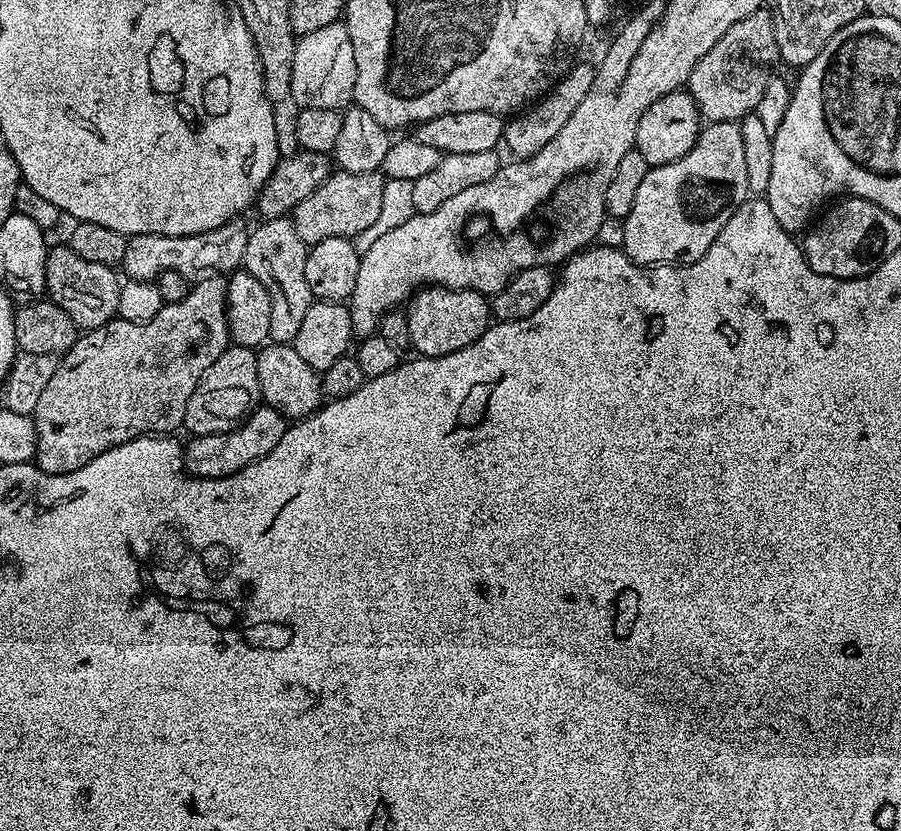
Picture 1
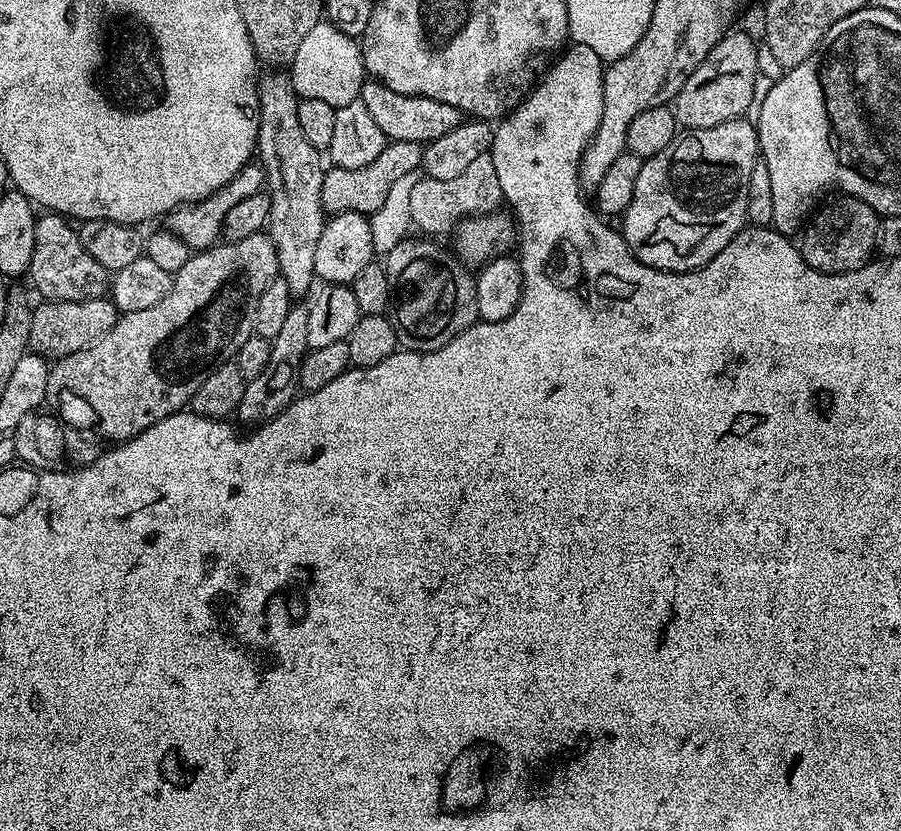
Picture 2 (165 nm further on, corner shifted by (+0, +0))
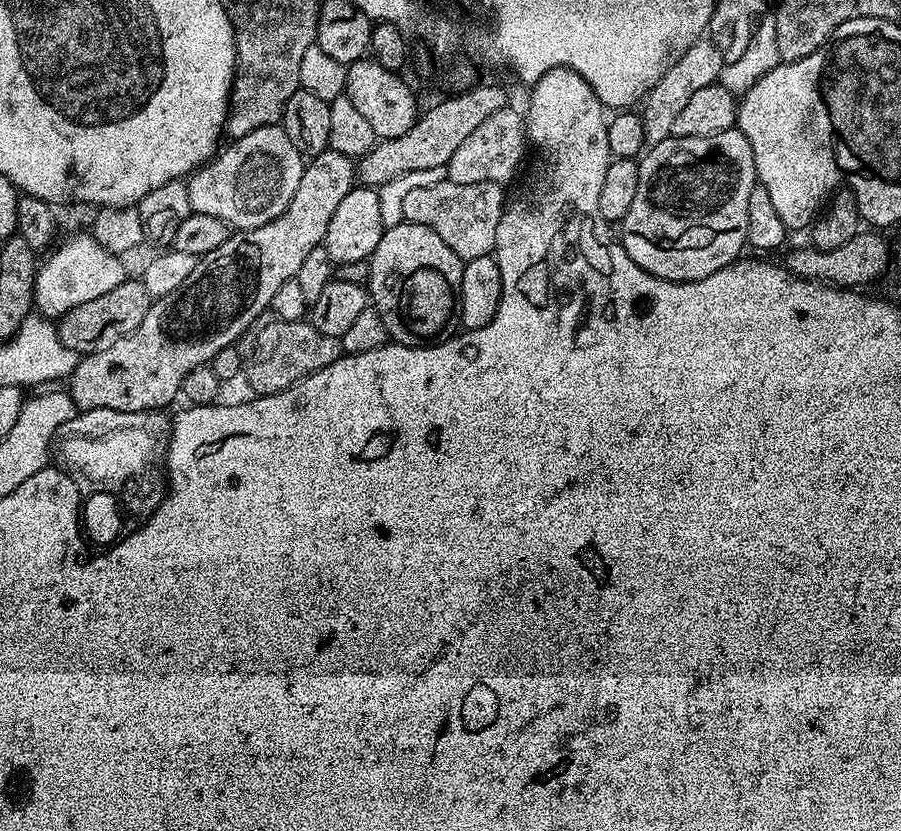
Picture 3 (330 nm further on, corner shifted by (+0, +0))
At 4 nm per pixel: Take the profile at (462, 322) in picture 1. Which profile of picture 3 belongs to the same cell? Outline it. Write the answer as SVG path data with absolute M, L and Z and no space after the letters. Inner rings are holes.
M407 222L394 226L393 228L385 228L382 238L378 242L378 246L373 250L370 259L367 261L368 280L366 279L366 287L370 297L371 307L382 318L382 322L386 322L386 330L389 337L397 344L405 344L407 348L423 348L430 344L439 344L441 340L449 340L452 336L457 335L460 323L460 283L462 282L462 270L465 261L458 258L458 254L454 254L454 250L450 250L450 246L446 246L446 242L442 242L442 238L438 238L438 234L434 234L434 230L430 230L426 226L418 226L417 224L409 224Z

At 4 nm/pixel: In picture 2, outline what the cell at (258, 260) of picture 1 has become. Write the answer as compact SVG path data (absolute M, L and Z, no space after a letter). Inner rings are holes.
M284 74L268 75L272 76L265 80L263 77L258 84L260 121L256 135L258 162L264 169L266 188L272 202L266 228L271 235L272 245L276 247L279 279L290 286L293 297L304 298L304 295L307 297L313 291L312 280L317 279L314 250L318 247L318 238L322 238L326 223L326 213L322 206L322 182L326 164L321 149L310 146L306 134L302 134L302 126L298 122L301 99L293 90L291 79Z

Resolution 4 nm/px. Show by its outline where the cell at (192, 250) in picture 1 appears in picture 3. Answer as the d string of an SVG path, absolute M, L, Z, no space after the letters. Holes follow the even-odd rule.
M279 123L250 130L242 138L221 147L202 168L187 177L189 202L193 212L222 218L236 230L266 226L294 198L298 182L302 182L306 157L290 142L286 130Z

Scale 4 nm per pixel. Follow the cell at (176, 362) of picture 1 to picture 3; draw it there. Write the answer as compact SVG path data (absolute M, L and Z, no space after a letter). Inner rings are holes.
M329 148L322 154L311 157L304 165L302 182L290 198L290 206L278 214L266 226L237 231L210 254L199 257L186 282L170 294L153 299L142 326L126 338L114 342L114 346L101 352L89 352L77 359L76 369L66 381L66 391L80 410L122 410L123 412L154 412L167 409L175 396L181 395L180 387L190 370L211 365L220 350L235 345L240 335L251 329L271 309L274 294L278 294L282 282L295 280L298 269L310 254L321 247L326 238L326 226L334 218L334 210L357 183L357 161L346 154L338 154Z

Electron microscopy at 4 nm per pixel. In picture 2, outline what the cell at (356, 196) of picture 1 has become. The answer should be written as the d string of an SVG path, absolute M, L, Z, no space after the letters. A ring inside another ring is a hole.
M397 140L385 143L382 154L362 166L362 170L346 170L335 166L329 167L324 173L322 182L322 206L325 213L360 212L363 216L371 217L379 210L382 202L386 202L386 194L390 194L390 186L405 174L417 171L424 163L423 147L414 142L398 142Z

